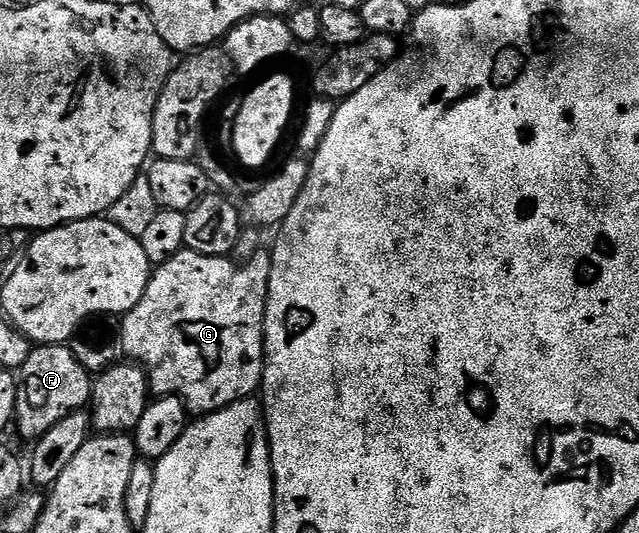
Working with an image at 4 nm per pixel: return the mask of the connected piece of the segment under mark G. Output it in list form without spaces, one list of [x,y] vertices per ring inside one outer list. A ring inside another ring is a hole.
[[[183,249],[170,263],[162,263],[151,270],[148,278],[148,286],[142,295],[140,302],[129,313],[123,314],[120,325],[120,337],[118,344],[123,356],[129,362],[135,363],[145,370],[150,371],[150,389],[156,397],[180,397],[189,414],[207,415],[218,409],[225,409],[236,401],[242,401],[253,396],[252,393],[261,388],[264,379],[264,312],[268,301],[268,284],[270,283],[270,271],[272,270],[272,254],[262,251],[254,255],[254,259],[237,263],[232,257],[211,257],[210,255],[198,255],[189,249]]]

